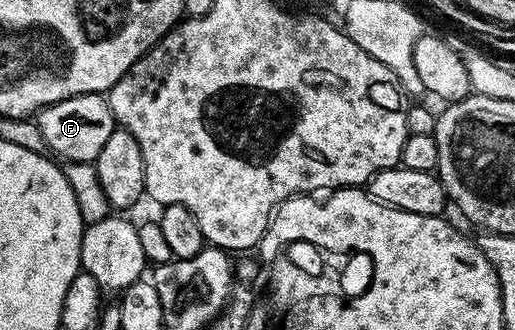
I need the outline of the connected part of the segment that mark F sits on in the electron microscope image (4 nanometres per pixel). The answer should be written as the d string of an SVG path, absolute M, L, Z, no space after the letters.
M82 94L69 100L61 100L52 106L44 106L37 115L37 125L44 147L64 163L94 163L101 148L105 148L105 140L109 140L109 136L117 128L115 117L111 115L103 94Z

